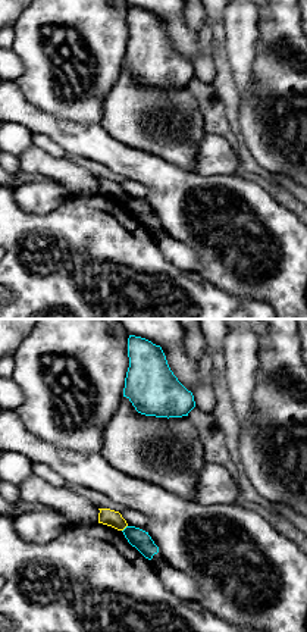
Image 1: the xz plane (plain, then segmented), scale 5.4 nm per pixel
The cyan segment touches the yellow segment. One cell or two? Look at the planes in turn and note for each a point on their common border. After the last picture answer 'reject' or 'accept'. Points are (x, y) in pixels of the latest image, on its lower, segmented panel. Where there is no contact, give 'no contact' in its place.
contact (125, 528)

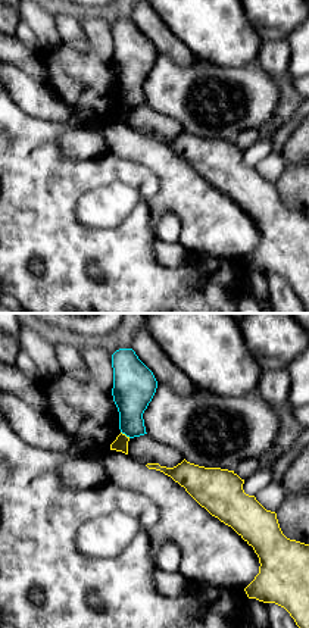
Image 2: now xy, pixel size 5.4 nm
contact (125, 434)

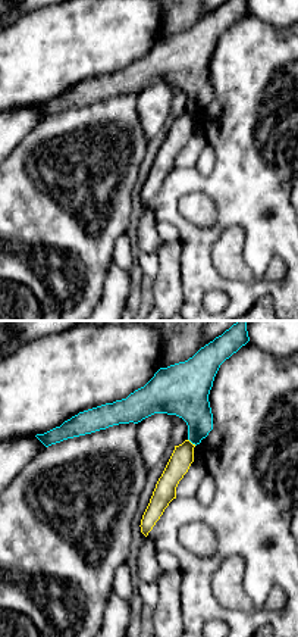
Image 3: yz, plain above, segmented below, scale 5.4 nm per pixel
contact (193, 443)

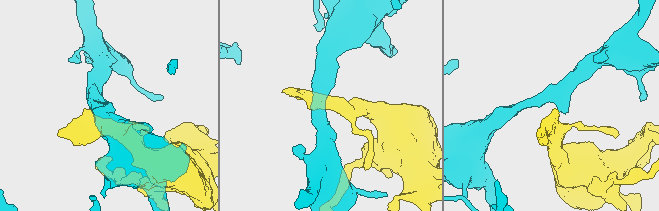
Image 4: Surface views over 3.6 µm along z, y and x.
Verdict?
reject

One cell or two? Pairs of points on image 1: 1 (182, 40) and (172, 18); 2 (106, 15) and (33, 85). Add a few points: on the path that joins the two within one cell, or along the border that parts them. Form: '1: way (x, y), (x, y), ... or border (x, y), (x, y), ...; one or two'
1: way (181, 34), (177, 24); one
2: way (74, 19), (37, 22), (34, 53); one

